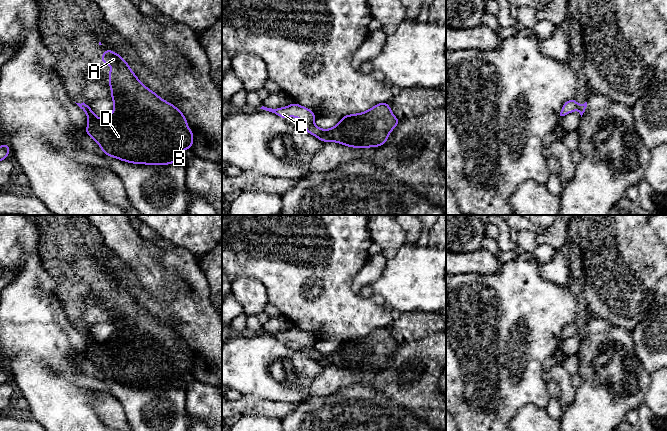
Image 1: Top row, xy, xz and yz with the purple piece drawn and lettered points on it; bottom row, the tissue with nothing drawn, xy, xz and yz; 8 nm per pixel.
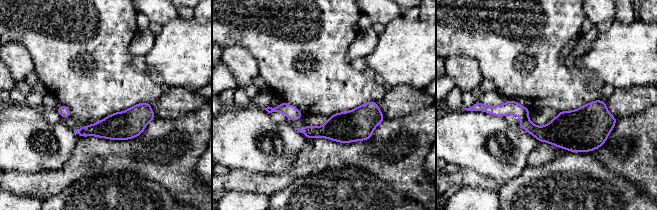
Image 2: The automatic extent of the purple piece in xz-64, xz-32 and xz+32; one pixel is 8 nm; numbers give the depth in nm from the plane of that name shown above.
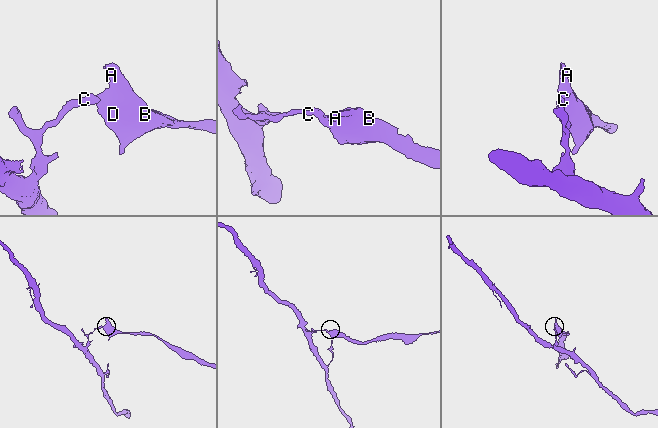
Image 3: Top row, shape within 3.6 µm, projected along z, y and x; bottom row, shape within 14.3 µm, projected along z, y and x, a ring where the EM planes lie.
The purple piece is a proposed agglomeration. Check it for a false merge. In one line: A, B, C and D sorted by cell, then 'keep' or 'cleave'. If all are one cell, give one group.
groups A B D / C; cleave

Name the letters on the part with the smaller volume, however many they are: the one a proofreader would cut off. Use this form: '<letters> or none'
A, B, D

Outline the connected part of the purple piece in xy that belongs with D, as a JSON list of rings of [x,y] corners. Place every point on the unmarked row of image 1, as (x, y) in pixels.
[[[105,272],[101,287],[111,289],[107,299],[114,332],[105,342],[97,341],[89,327],[81,333],[88,344],[85,357],[100,370],[106,380],[132,388],[169,389],[184,380],[185,373],[192,373],[193,355],[187,349],[185,339],[176,330],[143,309],[120,278]]]

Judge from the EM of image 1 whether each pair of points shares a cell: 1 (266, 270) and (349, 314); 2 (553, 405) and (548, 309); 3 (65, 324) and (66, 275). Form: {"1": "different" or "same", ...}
{"1": "same", "2": "different", "3": "different"}

